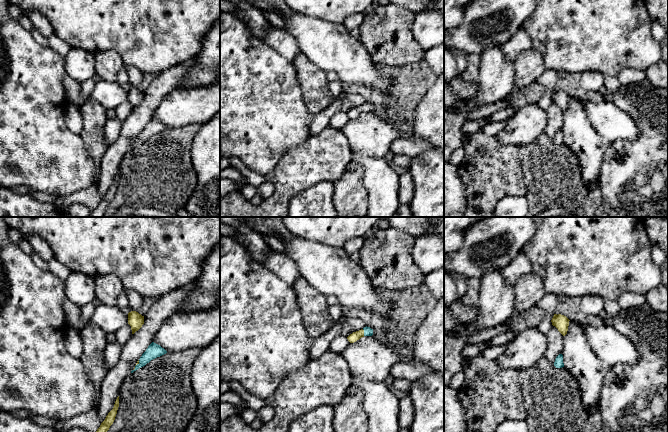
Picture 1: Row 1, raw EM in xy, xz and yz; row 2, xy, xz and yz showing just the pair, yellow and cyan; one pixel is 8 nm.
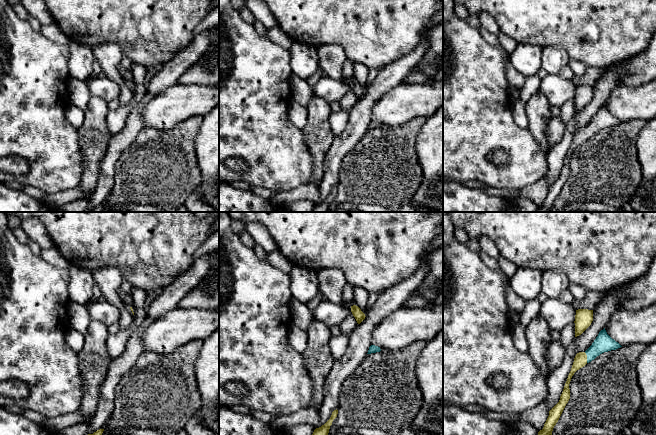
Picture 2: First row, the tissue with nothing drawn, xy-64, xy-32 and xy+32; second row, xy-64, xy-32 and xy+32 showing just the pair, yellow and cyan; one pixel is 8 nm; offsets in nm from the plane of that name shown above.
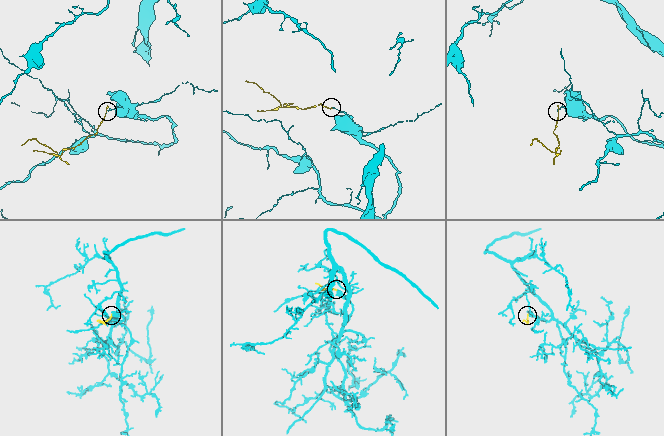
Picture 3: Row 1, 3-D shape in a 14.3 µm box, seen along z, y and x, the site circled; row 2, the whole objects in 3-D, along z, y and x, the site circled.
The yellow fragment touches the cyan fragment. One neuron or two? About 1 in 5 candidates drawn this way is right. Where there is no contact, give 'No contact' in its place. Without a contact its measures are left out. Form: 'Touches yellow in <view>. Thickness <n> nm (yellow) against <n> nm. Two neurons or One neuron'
Touches yellow in xz. Thickness 70 nm (yellow) against 70 nm. One neuron

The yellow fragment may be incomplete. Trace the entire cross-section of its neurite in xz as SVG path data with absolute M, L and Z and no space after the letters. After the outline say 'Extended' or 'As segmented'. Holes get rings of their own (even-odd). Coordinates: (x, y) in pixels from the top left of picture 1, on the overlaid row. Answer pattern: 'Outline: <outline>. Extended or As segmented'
Outline: M364 327L363 329L353 332L352 334L350 334L347 339L350 343L354 343L357 340L359 340L360 338L364 337L364 336L372 336L373 335L373 329L371 329L370 327Z. Extended

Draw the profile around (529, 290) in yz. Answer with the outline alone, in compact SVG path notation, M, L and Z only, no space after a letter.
M532 271L519 278L515 288L515 311L527 311L543 298L546 294L543 279Z

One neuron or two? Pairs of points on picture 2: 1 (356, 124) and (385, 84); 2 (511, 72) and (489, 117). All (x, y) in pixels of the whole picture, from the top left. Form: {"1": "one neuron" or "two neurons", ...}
{"1": "one neuron", "2": "two neurons"}

